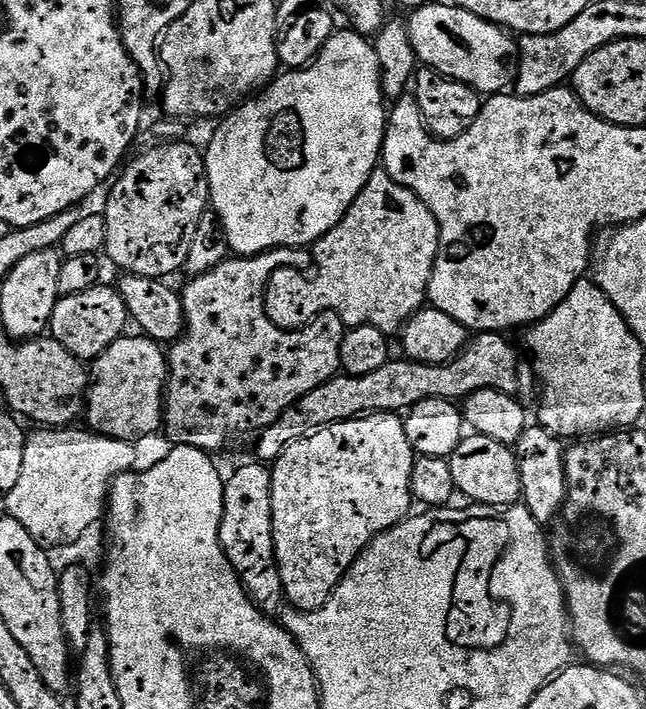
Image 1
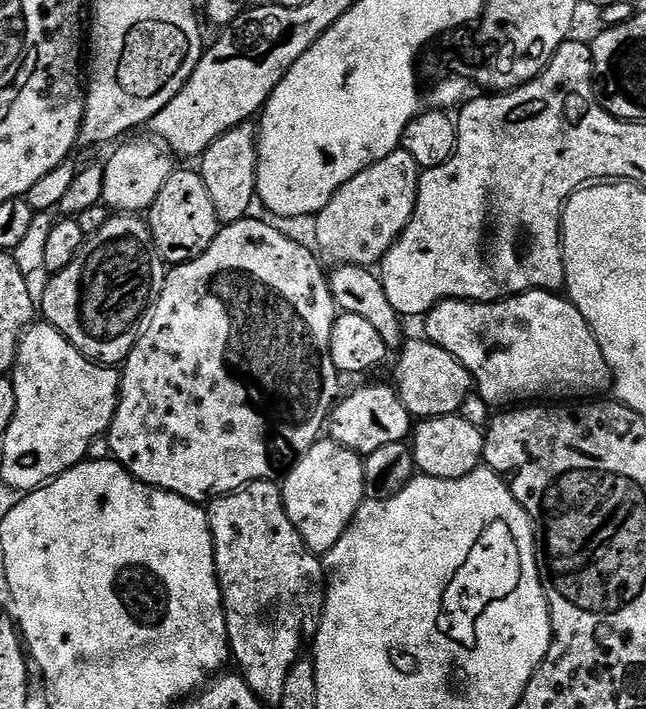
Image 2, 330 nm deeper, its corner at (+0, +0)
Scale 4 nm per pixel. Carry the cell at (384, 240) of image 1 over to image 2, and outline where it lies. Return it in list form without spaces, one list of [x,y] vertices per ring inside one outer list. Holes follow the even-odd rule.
[[[397,150],[362,174],[354,174],[314,217],[319,255],[332,266],[353,264],[371,269],[379,265],[414,214],[421,171],[410,154]]]

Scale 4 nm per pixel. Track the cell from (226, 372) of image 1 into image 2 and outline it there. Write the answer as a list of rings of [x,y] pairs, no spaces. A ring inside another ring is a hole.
[[[245,218],[223,225],[216,233],[214,242],[210,242],[210,246],[205,252],[198,254],[198,258],[167,269],[168,277],[165,280],[163,277],[158,295],[151,305],[148,325],[146,320],[136,345],[124,359],[120,377],[120,400],[116,403],[116,413],[106,433],[111,459],[122,465],[135,480],[141,480],[151,488],[173,492],[187,500],[204,502],[209,498],[226,496],[255,480],[279,481],[321,439],[328,413],[338,399],[336,391],[340,388],[342,376],[336,371],[330,358],[330,330],[334,330],[338,309],[328,285],[325,265],[311,247],[308,249],[306,245],[299,244],[294,237],[279,232],[274,225],[267,224],[264,220],[252,219]]]

